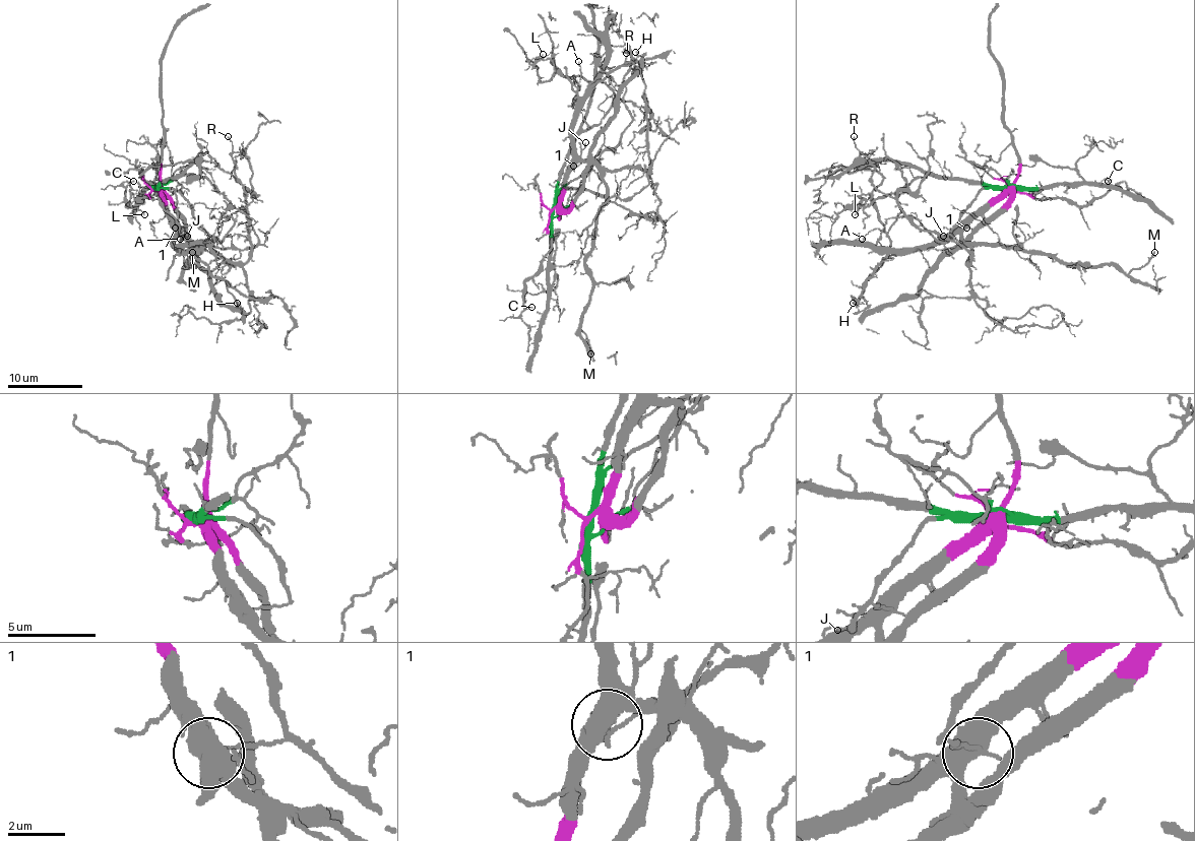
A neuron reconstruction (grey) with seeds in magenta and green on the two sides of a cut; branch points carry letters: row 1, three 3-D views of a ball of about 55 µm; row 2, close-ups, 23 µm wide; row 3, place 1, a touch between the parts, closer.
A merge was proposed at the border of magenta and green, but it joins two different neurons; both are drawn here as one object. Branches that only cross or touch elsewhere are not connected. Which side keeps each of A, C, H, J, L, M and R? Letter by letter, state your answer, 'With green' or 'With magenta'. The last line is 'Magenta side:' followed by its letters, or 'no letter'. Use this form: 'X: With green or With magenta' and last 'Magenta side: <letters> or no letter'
A: With magenta
C: With magenta
H: With magenta
J: With magenta
L: With magenta
M: With magenta
R: With magenta
Magenta side: A, C, H, J, L, M, R

